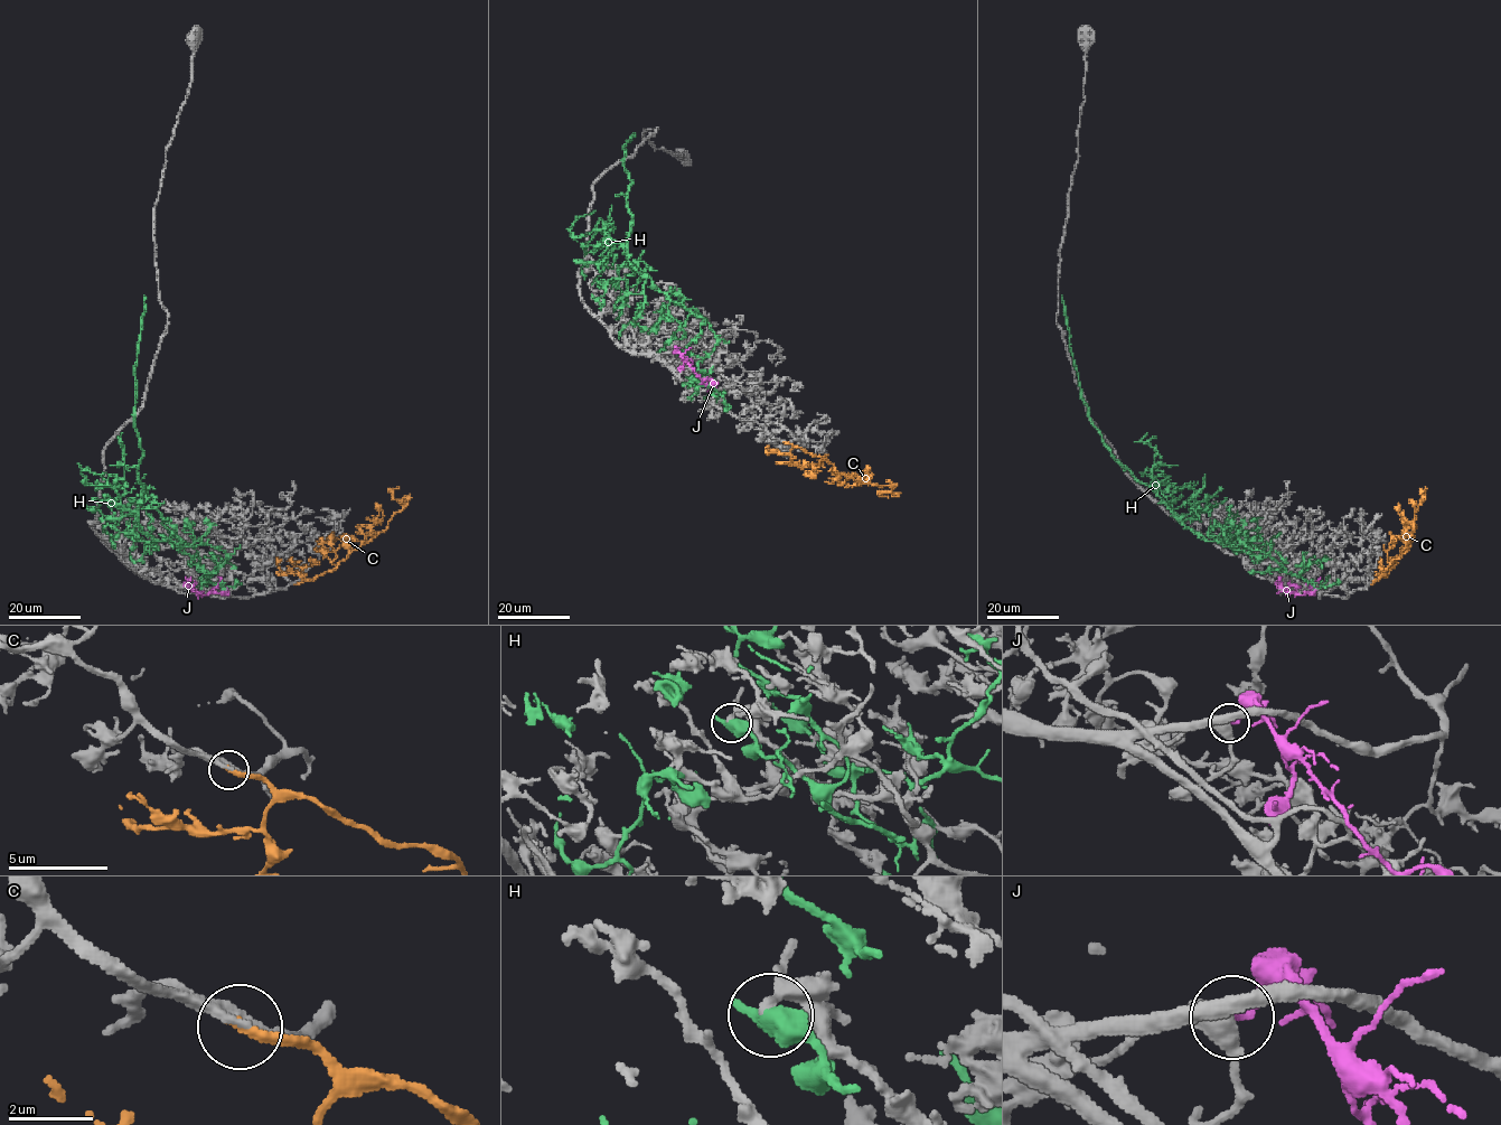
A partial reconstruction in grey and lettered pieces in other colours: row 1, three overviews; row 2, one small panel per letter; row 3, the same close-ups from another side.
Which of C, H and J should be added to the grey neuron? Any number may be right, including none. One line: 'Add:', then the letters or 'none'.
Add: C

